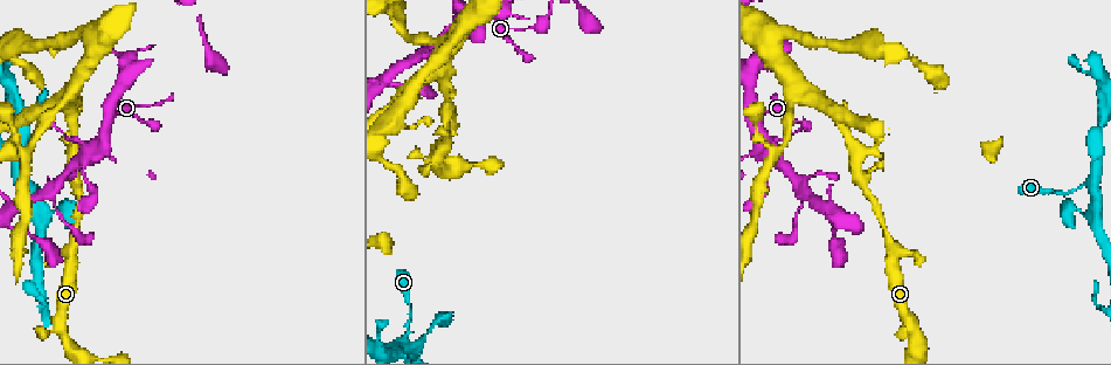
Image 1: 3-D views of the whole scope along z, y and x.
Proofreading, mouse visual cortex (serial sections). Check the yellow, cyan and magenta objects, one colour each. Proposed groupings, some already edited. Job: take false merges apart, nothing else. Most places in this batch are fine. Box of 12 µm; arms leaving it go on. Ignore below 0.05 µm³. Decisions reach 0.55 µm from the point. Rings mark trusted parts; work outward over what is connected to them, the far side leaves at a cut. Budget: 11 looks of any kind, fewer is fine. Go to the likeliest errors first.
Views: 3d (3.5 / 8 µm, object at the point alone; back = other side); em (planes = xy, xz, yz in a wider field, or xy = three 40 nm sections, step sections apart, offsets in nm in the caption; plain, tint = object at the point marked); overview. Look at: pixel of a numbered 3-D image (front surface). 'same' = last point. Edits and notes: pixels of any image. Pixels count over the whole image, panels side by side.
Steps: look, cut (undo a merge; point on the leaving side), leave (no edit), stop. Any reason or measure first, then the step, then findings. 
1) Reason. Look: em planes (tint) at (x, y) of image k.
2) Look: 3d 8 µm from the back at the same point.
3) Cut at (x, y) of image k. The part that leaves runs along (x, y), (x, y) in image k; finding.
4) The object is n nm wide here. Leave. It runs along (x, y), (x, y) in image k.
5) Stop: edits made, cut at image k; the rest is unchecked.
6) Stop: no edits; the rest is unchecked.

Look: 3d 3.5 µm from the back at (431, 326) of image 1.

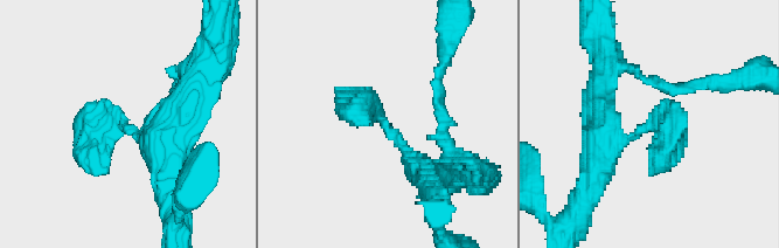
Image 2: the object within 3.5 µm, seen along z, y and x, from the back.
Now the EM. Look: em planes (tint) at (382, 122) of image 2.

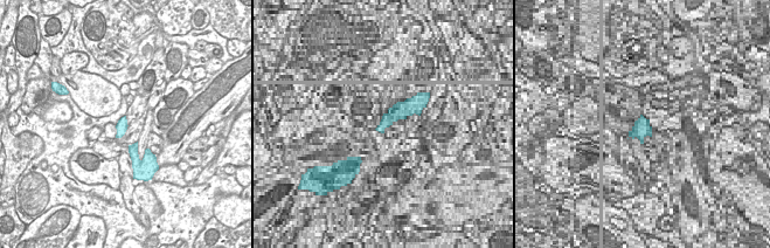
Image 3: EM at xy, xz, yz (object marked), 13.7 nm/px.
Leave. It runs along (432, 176), (368, 107), (357, 110), (368, 124) in image 2; continuous, no second cell.

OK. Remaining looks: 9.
Sharp bend. Look: 3d 3.5 µm at (819, 100) of image 1.

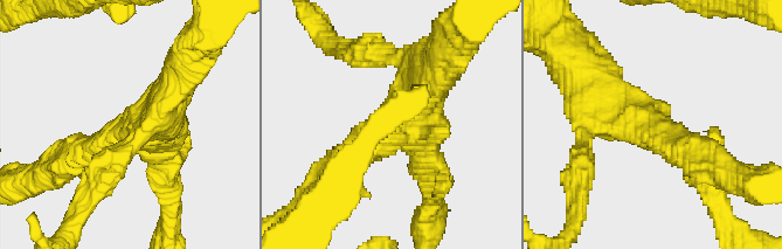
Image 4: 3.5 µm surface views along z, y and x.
Now the EM. Look: em planes (tint) at (406, 126) of image 4.

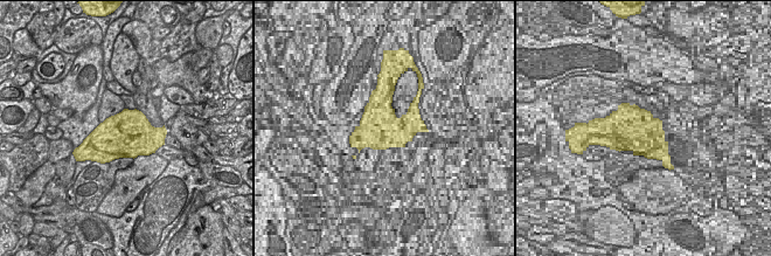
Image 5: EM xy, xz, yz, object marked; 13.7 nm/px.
Leave. It runs along (705, 181), (632, 102), (600, 81) in image 4; continuous, no second cell.

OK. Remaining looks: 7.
Three arms meet. Look: 3d 3.5 µm at (50, 192) of image 1.

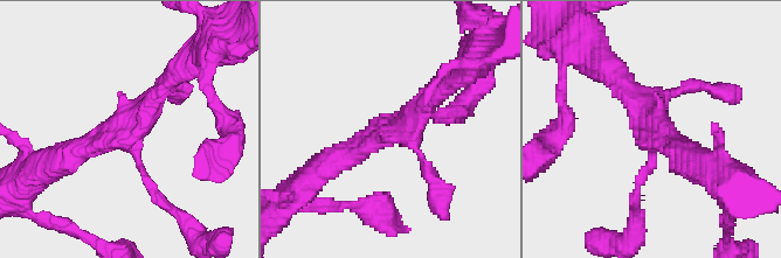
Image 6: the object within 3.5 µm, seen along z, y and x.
Look: em xy step 2 (plain) at (653, 132) of image 6.

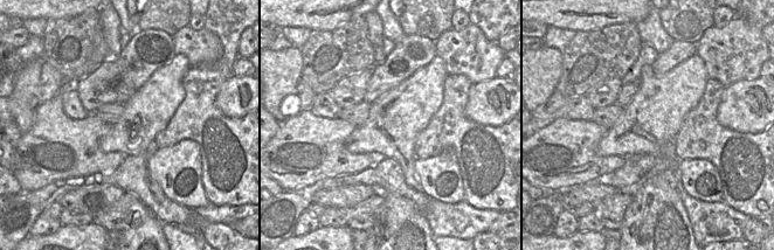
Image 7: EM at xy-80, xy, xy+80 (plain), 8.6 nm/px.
Look: em xy step 2 (tint) at the same point.

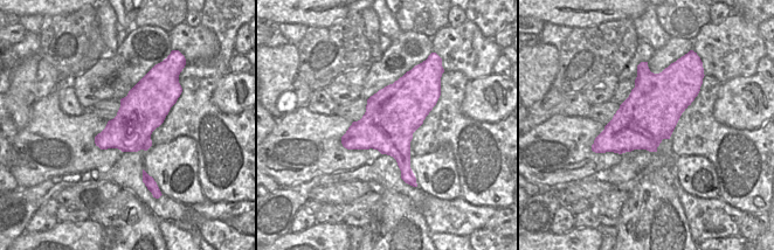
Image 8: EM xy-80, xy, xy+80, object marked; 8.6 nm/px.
Leave. It runs along (172, 79), (132, 126), (63, 158) in image 6; continuous, no second cell.

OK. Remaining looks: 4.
Abrupt turn. Look: 3d 8 µm at (774, 42) of image 1.

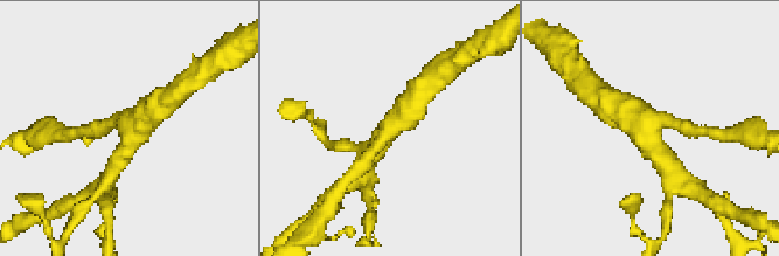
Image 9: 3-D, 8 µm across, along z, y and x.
Shape alone is not enough. Look: em xy step 1 (tint) at (650, 130) of image 9.

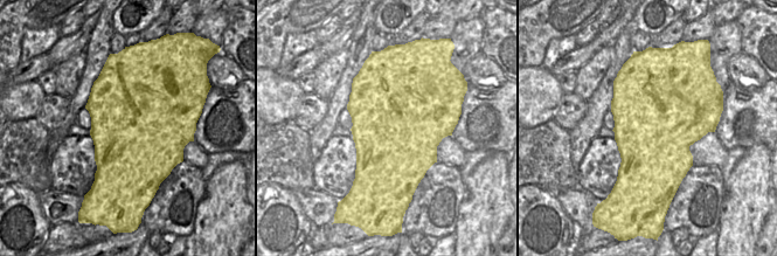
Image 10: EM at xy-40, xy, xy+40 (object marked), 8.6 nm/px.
Leave. It runs along (661, 160), (649, 130), (672, 122) in image 9; one cell here.

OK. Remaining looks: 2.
Stop: no edits; the rest is unchecked.

